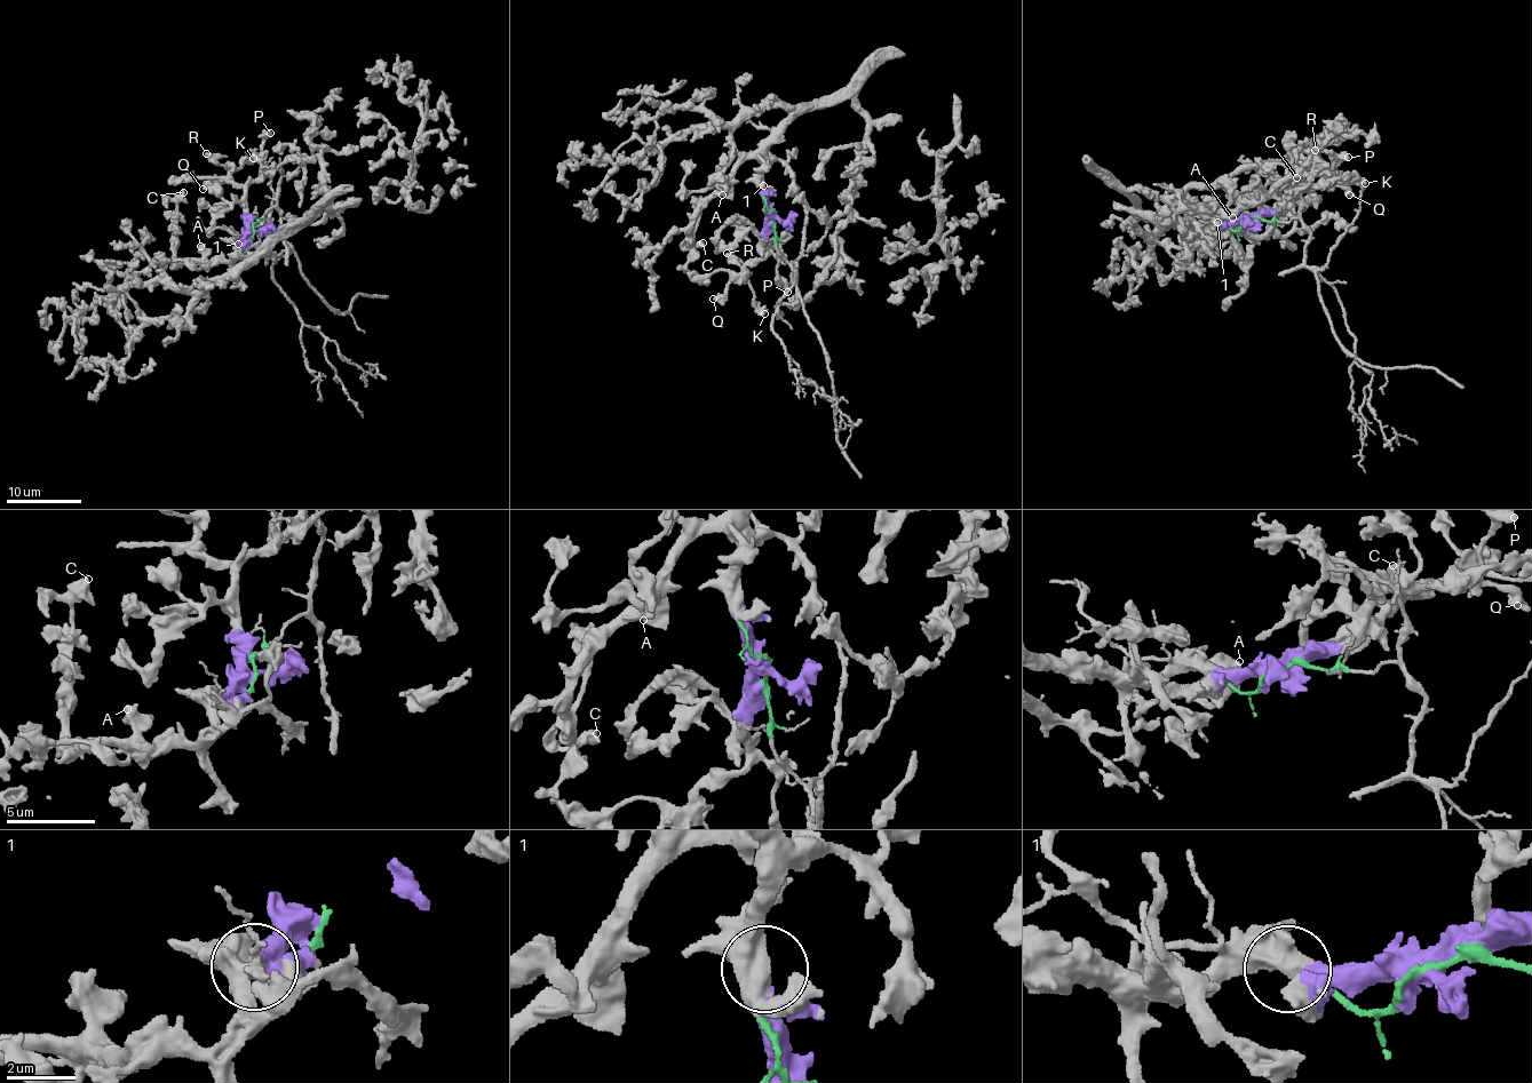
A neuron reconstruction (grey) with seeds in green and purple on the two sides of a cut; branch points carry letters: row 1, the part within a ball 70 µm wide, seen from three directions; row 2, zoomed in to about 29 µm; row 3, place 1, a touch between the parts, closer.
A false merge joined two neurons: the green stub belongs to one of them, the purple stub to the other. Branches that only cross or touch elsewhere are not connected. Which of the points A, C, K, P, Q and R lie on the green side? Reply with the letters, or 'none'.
none

